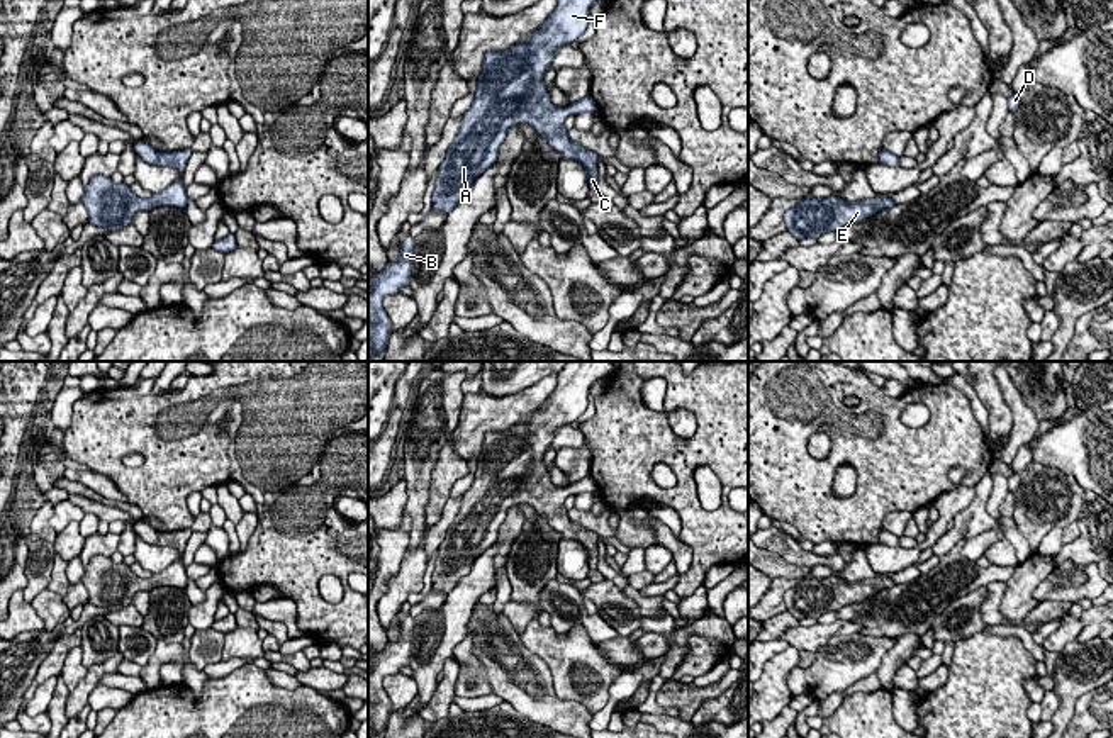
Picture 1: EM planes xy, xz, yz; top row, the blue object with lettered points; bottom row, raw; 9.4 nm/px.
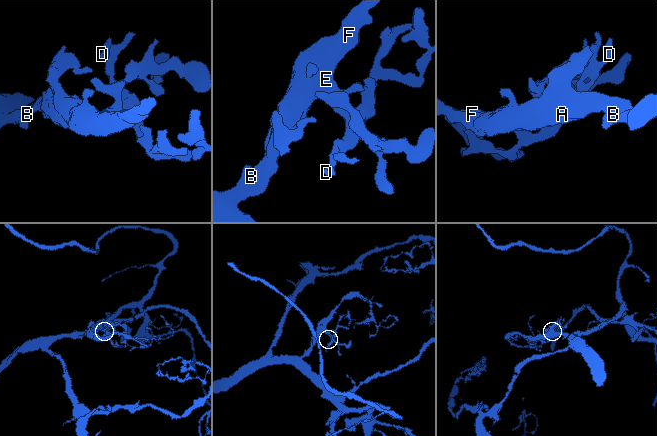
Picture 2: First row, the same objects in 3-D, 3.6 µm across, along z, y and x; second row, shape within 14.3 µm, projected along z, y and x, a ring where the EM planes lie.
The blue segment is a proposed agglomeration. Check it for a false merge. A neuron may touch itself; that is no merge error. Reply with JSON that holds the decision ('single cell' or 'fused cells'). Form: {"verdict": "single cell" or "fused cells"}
{"verdict": "single cell"}

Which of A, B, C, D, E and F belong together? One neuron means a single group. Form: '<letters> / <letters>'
A B C D E F

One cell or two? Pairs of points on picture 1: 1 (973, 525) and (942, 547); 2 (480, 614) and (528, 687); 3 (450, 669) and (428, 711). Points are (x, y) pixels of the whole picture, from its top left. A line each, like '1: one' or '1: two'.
1: one
2: one
3: one

